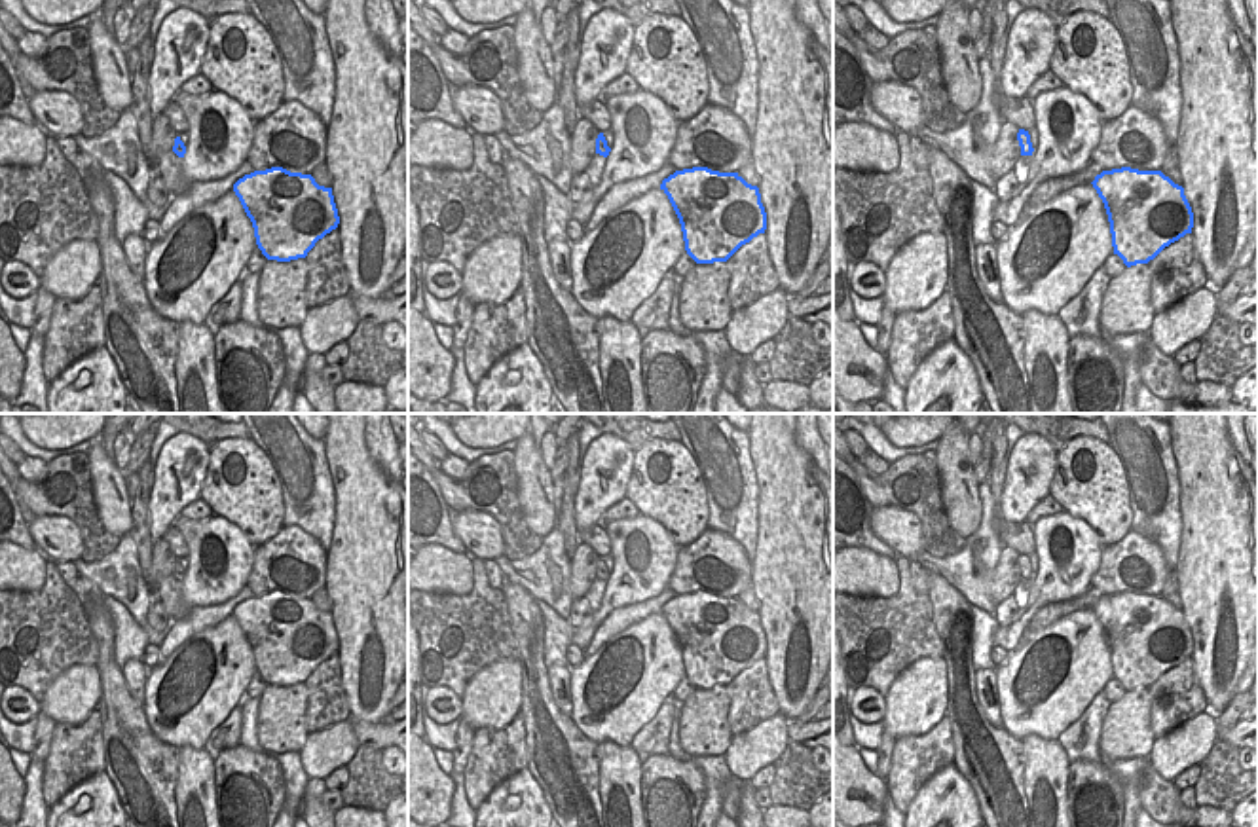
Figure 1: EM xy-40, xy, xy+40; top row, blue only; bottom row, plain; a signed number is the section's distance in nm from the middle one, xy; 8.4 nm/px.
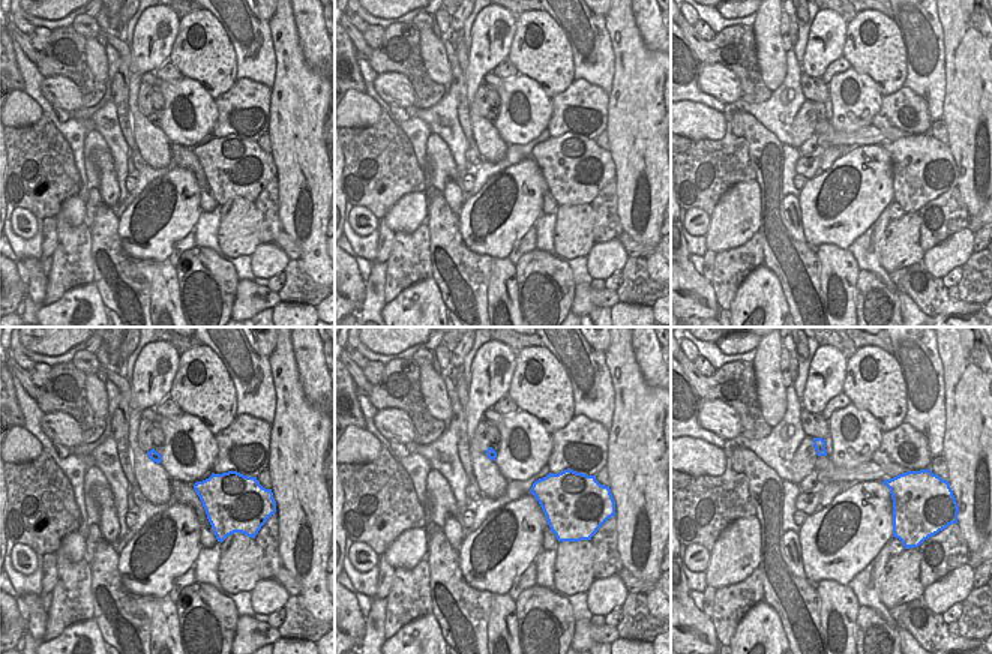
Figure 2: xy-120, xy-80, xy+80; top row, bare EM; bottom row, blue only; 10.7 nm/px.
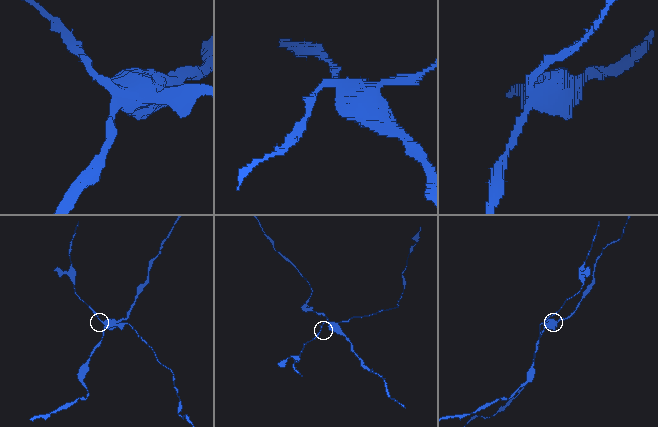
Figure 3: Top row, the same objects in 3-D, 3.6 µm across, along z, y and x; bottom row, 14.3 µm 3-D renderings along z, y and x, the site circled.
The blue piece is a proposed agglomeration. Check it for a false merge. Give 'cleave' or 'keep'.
cleave

